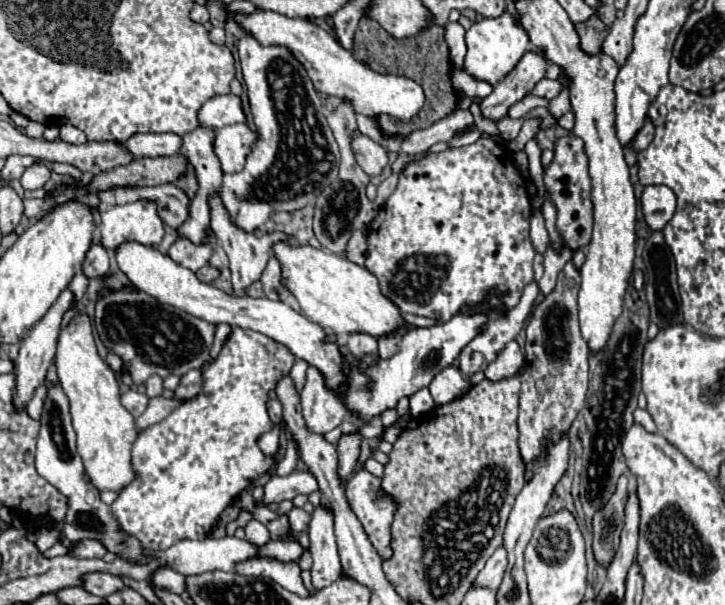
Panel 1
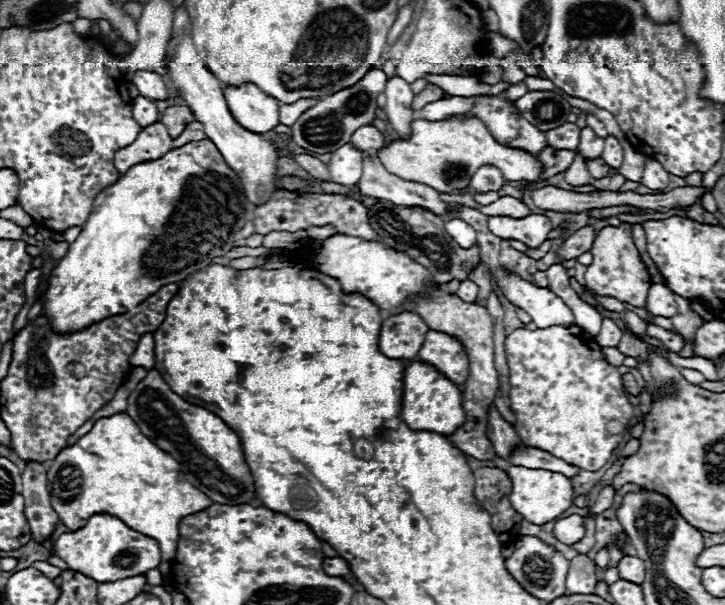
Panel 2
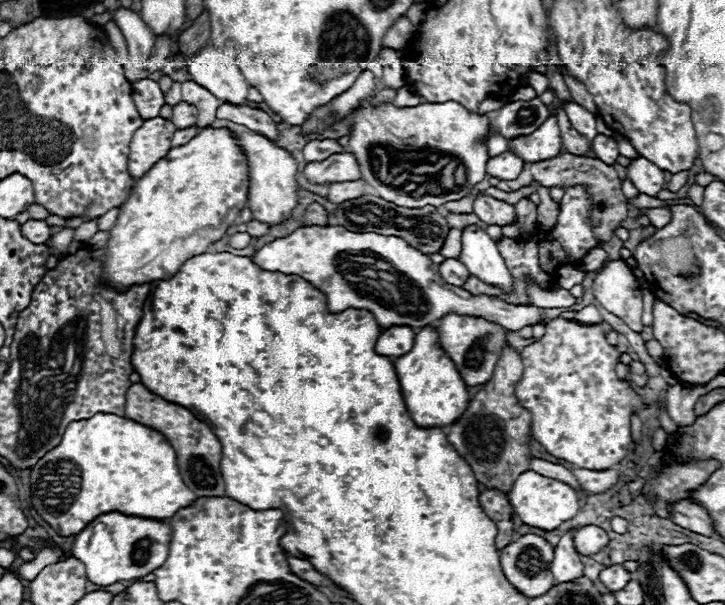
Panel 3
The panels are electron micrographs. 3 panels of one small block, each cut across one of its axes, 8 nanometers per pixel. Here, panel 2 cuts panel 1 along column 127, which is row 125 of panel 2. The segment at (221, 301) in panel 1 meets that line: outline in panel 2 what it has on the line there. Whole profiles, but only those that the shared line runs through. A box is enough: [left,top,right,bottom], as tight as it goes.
[222,82,278,132]

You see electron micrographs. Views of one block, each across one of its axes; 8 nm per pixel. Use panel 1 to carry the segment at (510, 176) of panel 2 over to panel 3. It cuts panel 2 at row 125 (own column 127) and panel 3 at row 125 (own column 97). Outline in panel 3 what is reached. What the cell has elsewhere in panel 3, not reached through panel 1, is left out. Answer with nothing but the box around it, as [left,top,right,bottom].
[344,98,488,208]

